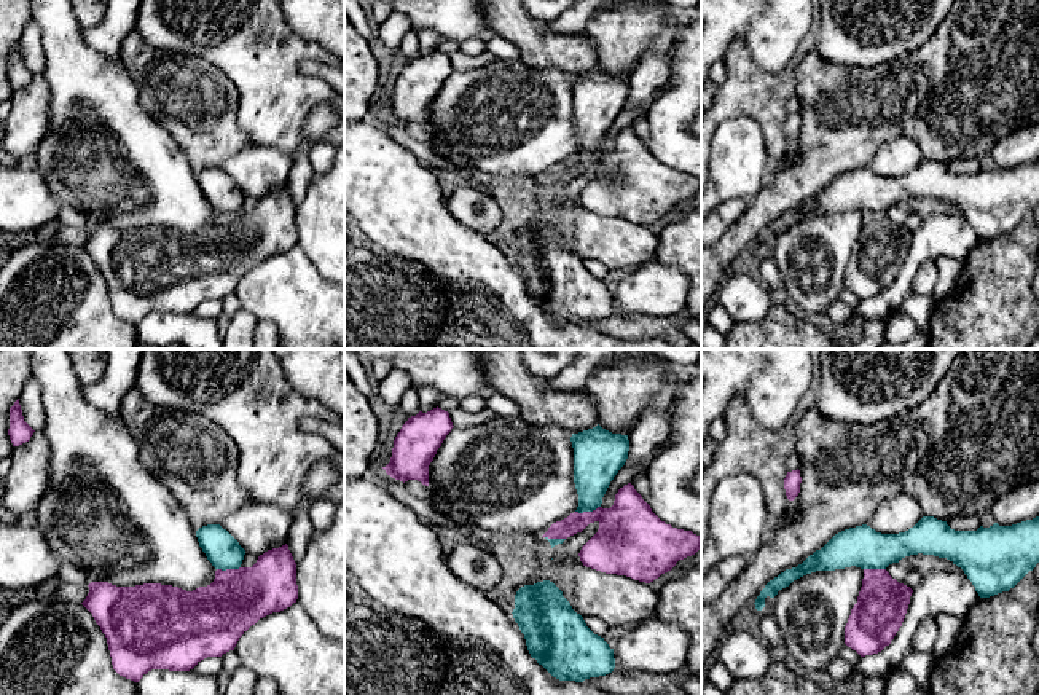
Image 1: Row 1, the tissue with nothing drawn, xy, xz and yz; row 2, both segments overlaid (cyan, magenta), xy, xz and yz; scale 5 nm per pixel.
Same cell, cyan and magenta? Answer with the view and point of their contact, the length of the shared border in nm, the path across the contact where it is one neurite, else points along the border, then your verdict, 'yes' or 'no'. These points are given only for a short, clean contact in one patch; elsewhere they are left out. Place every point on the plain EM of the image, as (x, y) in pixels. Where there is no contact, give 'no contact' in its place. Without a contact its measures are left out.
xz (587, 153) | 130 nm | along xz (599, 149), (592, 153), (576, 155) | no

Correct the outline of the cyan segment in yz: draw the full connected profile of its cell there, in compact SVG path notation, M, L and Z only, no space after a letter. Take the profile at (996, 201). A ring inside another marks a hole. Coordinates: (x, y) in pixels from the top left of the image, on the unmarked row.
M923 159L913 171L899 177L881 177L867 167L845 172L835 177L821 193L810 198L802 207L786 212L770 223L755 242L755 252L765 250L765 241L774 241L779 233L794 223L816 215L845 210L886 212L910 198L934 198L947 201L964 214L980 241L990 241L1014 231L1039 206L1039 159L1012 169L980 169L977 174L955 174L947 164Z

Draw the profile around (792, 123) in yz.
M798 112L787 115L784 121L784 132L789 143L794 143L798 139L800 126L802 126L802 120Z

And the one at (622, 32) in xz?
M617 0L591 16L583 35L593 43L602 72L629 78L647 51L671 51L677 32L679 24L668 5Z

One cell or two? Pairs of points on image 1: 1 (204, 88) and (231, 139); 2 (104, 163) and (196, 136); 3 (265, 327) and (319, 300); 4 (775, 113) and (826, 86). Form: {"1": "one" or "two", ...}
{"1": "one", "2": "two", "3": "two", "4": "two"}

